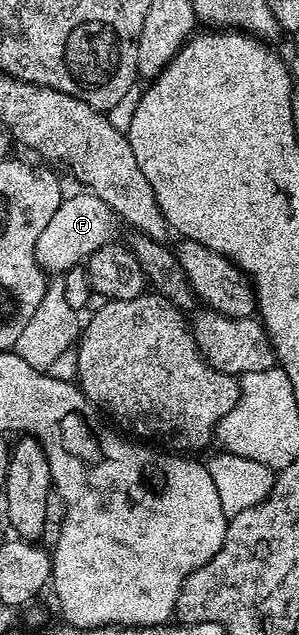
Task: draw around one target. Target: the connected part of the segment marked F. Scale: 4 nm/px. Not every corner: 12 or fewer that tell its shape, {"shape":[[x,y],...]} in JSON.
{"shape":[[92,192],[64,197],[35,255],[64,274],[114,238],[116,217]]}

